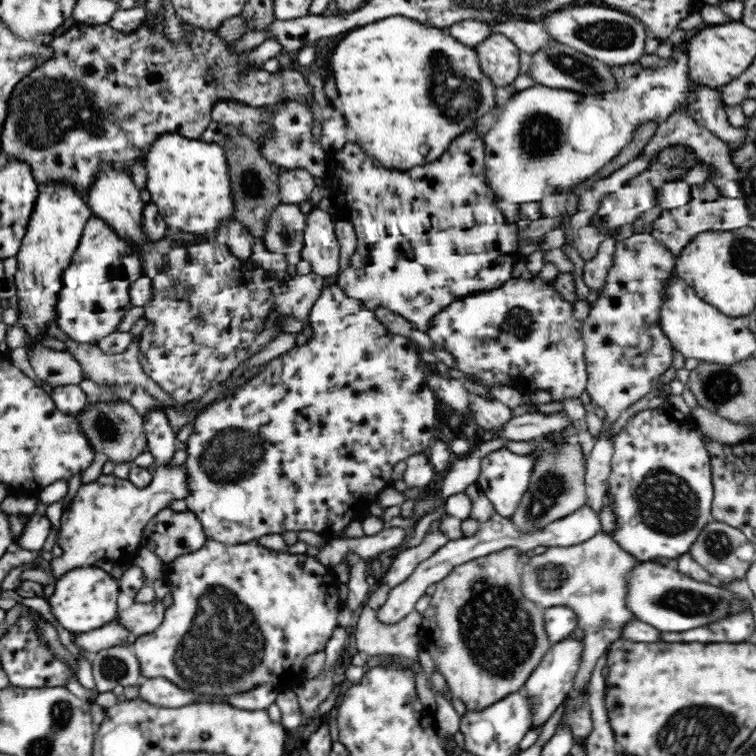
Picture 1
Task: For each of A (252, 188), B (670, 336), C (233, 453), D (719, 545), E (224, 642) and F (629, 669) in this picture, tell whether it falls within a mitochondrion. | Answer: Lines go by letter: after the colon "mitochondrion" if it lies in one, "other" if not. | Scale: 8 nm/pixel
A: mitochondrion
B: other
C: mitochondrion
D: mitochondrion
E: mitochondrion
F: other

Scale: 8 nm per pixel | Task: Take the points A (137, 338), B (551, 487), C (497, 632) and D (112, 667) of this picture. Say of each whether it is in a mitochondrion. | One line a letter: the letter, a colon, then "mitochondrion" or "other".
A: other
B: mitochondrion
C: mitochondrion
D: mitochondrion

